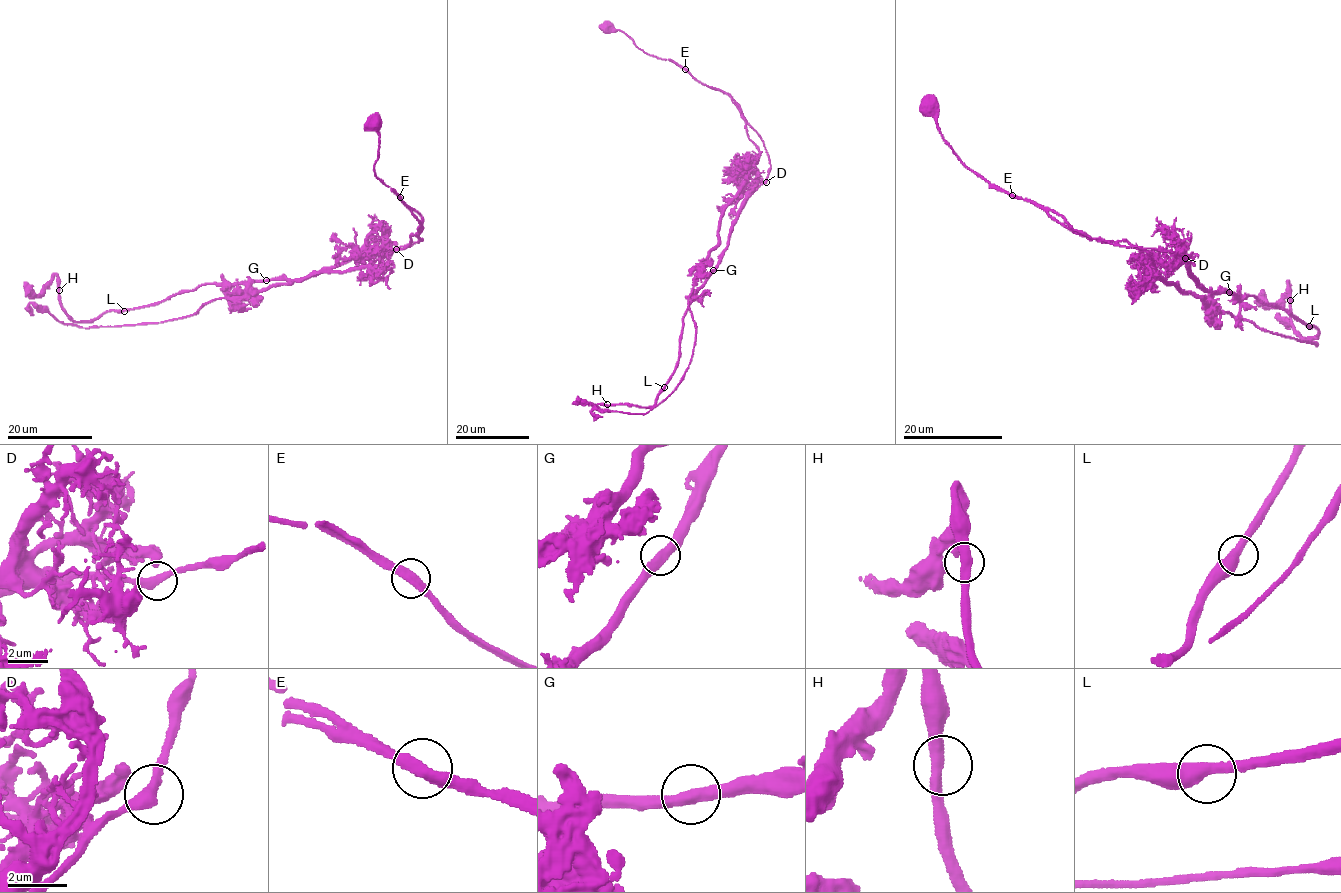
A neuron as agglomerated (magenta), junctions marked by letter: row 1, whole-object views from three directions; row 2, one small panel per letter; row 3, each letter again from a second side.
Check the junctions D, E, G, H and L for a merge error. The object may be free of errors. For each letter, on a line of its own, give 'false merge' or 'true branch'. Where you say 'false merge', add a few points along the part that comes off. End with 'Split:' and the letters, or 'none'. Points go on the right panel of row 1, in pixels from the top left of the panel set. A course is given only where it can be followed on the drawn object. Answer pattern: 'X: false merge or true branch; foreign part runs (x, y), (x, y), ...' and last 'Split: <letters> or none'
D: true branch
E: false merge; foreign part runs (1012, 195), (1070, 229), (1148, 252), (1167, 283), (1178, 282), (1220, 310), (1316, 345), (1278, 315), (1290, 329)
G: true branch
H: true branch
L: true branch
Split: E

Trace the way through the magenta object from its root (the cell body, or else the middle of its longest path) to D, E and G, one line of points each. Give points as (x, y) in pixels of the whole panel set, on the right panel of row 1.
D: (927, 104), (925, 109), (958, 159), (991, 184), (1087, 237), (1124, 246), (1177, 252), (1185, 258)
E: (927, 104), (924, 108), (936, 122), (943, 140), (961, 163), (1012, 195)
G: (927, 104), (958, 159), (991, 184), (1087, 237), (1129, 243), (1157, 265), (1186, 259), (1207, 290), (1229, 292)

